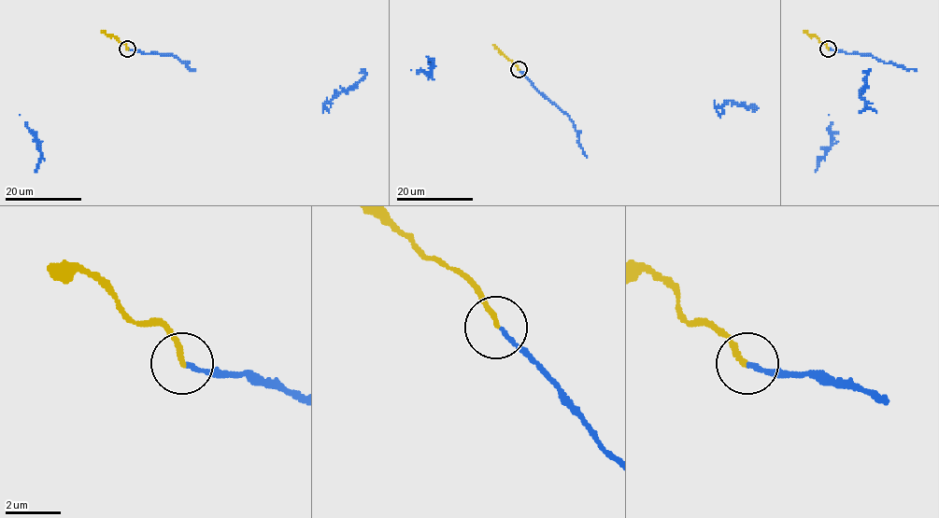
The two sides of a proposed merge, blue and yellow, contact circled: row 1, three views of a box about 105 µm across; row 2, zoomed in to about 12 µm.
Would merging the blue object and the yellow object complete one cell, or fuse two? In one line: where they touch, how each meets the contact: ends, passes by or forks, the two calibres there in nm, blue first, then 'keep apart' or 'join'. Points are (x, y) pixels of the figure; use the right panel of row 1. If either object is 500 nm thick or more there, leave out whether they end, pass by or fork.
(828, 48) | blue ends | yellow ends | 140/190 nm | join

